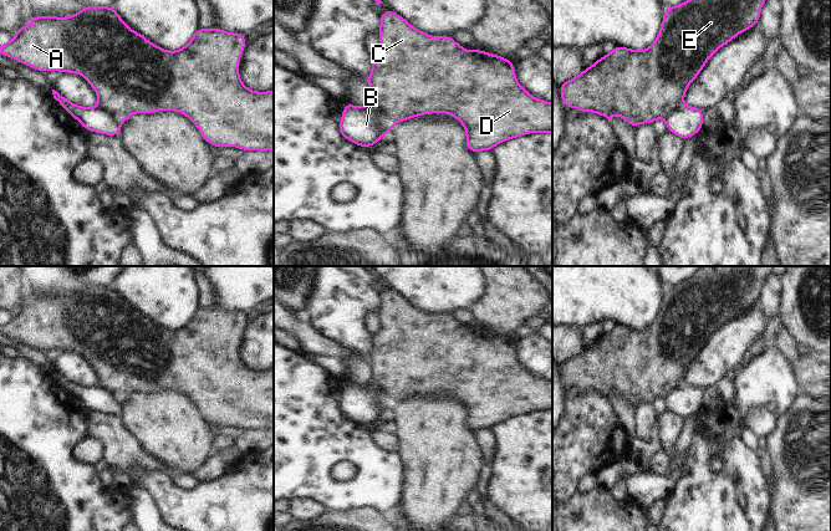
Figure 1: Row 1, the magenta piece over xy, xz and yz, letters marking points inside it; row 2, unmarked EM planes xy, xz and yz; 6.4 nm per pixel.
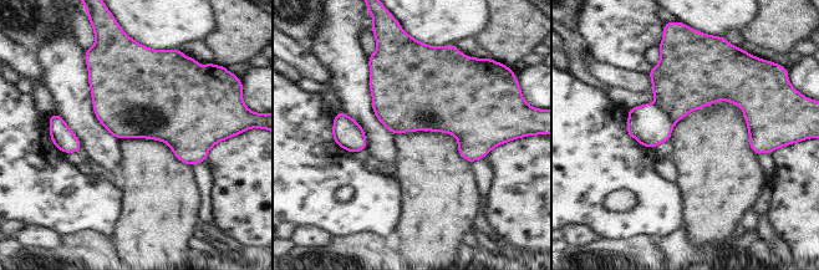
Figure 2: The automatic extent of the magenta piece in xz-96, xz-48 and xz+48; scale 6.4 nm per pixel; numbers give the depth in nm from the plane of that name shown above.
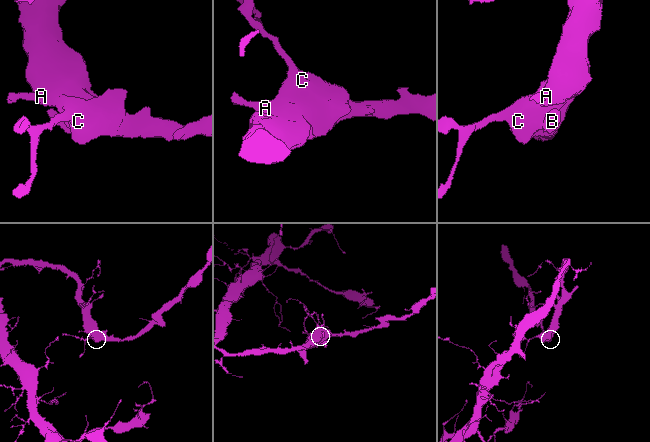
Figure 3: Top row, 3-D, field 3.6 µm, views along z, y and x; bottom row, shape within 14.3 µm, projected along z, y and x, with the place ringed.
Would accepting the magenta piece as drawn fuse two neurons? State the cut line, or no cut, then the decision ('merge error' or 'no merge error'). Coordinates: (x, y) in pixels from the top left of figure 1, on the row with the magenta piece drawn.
cut in xz along (372, 100), (393, 123); merge error

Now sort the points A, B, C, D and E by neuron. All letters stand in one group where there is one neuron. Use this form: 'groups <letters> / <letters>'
groups A C D E / B

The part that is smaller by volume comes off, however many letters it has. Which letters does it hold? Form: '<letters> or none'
B

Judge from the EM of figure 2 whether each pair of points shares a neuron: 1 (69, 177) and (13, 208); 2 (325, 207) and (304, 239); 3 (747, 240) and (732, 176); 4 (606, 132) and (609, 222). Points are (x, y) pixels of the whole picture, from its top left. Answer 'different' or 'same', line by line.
1: same
2: different
3: different
4: same

